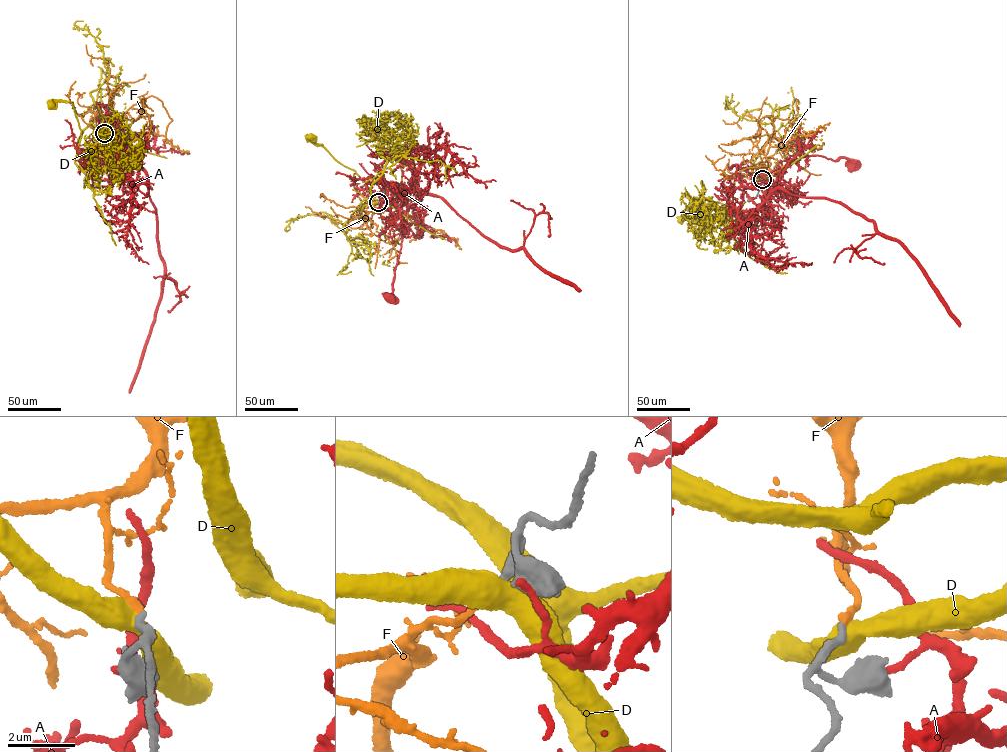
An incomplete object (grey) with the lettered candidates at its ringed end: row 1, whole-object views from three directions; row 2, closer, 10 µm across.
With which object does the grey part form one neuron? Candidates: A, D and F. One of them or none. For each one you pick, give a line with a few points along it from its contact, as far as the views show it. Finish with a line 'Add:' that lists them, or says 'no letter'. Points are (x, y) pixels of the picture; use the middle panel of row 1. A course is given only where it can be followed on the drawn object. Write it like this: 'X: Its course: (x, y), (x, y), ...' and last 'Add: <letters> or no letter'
F: Its course: (378, 202), (372, 215), (379, 213), (383, 222), (391, 214), (400, 211), (455, 239), (461, 249)
Add: F

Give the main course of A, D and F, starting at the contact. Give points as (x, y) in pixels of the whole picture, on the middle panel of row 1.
A: (379, 202), (393, 200), (400, 208), (412, 191), (435, 195), (482, 235), (523, 249), (580, 289)
D: (378, 202), (361, 211), (386, 161), (401, 148), (370, 129), (373, 119), (392, 121)
F: (378, 202), (372, 215), (379, 213), (383, 222), (391, 214), (400, 211), (455, 239), (461, 249)

